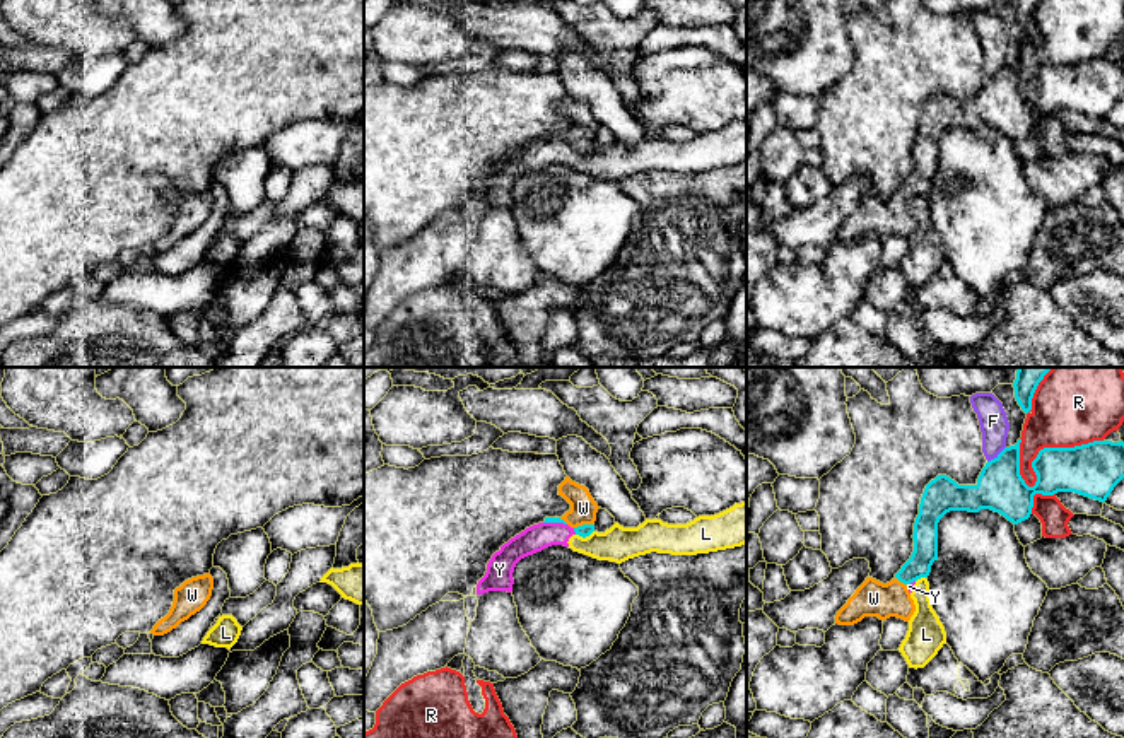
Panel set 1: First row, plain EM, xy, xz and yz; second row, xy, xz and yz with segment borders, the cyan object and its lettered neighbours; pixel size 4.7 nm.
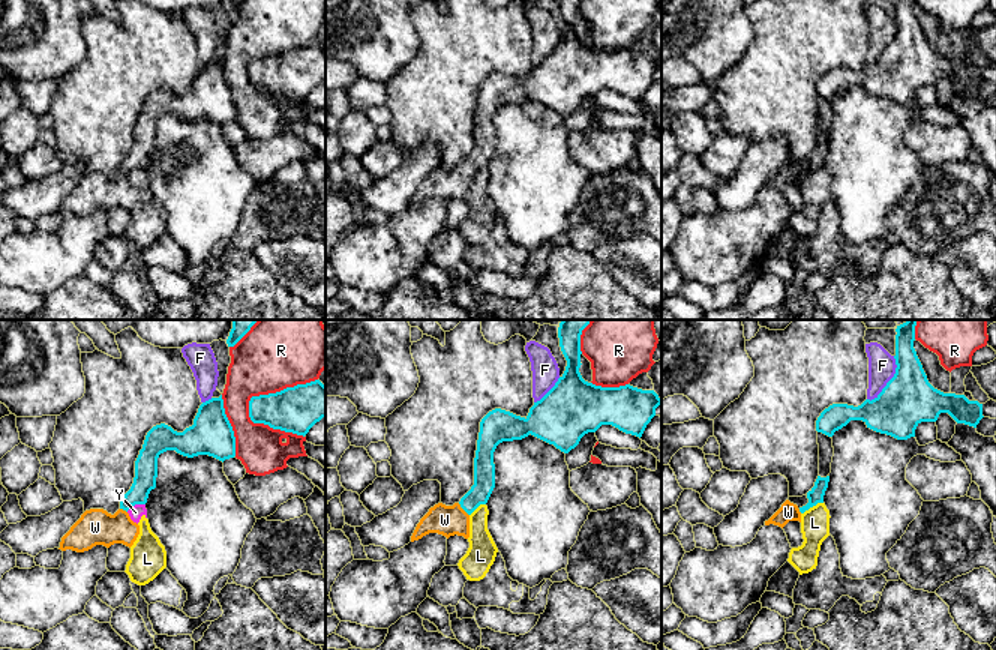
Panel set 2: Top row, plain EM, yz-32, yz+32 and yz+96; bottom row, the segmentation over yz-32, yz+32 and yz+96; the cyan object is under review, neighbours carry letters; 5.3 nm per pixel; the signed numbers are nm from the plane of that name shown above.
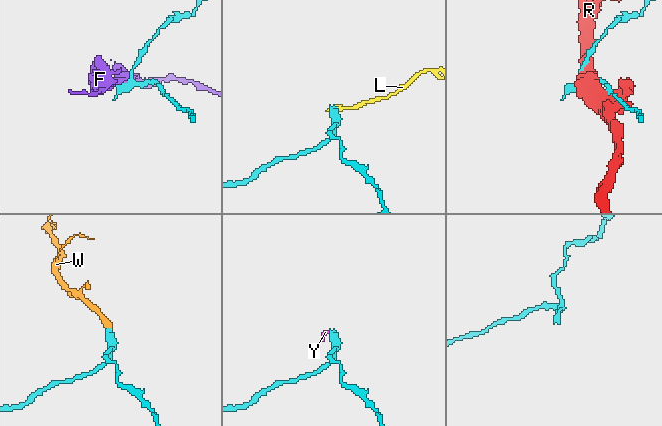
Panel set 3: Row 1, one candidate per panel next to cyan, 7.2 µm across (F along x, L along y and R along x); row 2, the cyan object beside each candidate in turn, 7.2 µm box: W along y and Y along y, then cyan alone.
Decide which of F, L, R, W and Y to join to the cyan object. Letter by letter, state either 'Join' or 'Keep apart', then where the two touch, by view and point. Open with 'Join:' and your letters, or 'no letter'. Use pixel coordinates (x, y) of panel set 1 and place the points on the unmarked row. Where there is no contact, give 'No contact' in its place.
Join: W
F: Keep apart. Touches cyan at yz (998, 72)
L: Keep apart. Touches cyan at xz (585, 154)
R: Keep apart. Touches cyan at yz (1046, 65)
W: Join. Touches cyan at xz (583, 142)
Y: Keep apart. Touches cyan at xz (574, 147)

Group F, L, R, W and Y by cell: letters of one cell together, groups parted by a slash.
F / L Y / R / W

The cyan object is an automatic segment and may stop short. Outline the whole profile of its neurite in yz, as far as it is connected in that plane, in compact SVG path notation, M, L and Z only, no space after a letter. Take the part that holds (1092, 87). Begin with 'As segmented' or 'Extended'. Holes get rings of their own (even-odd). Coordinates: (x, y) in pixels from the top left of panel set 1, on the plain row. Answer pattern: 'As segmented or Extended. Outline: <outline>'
Extended. Outline: M1022 56L987 79L975 102L958 102L946 92L931 97L914 140L910 176L887 202L866 195L837 229L835 241L854 243L864 234L897 234L909 239L916 222L907 203L928 195L938 178L938 140L946 130L991 126L1018 142L1030 135L1035 111L1074 109L1105 120L1124 96L1124 60L1093 58L1074 65L1040 67L1032 79L1037 99L1028 104L1020 92L1020 60Z

